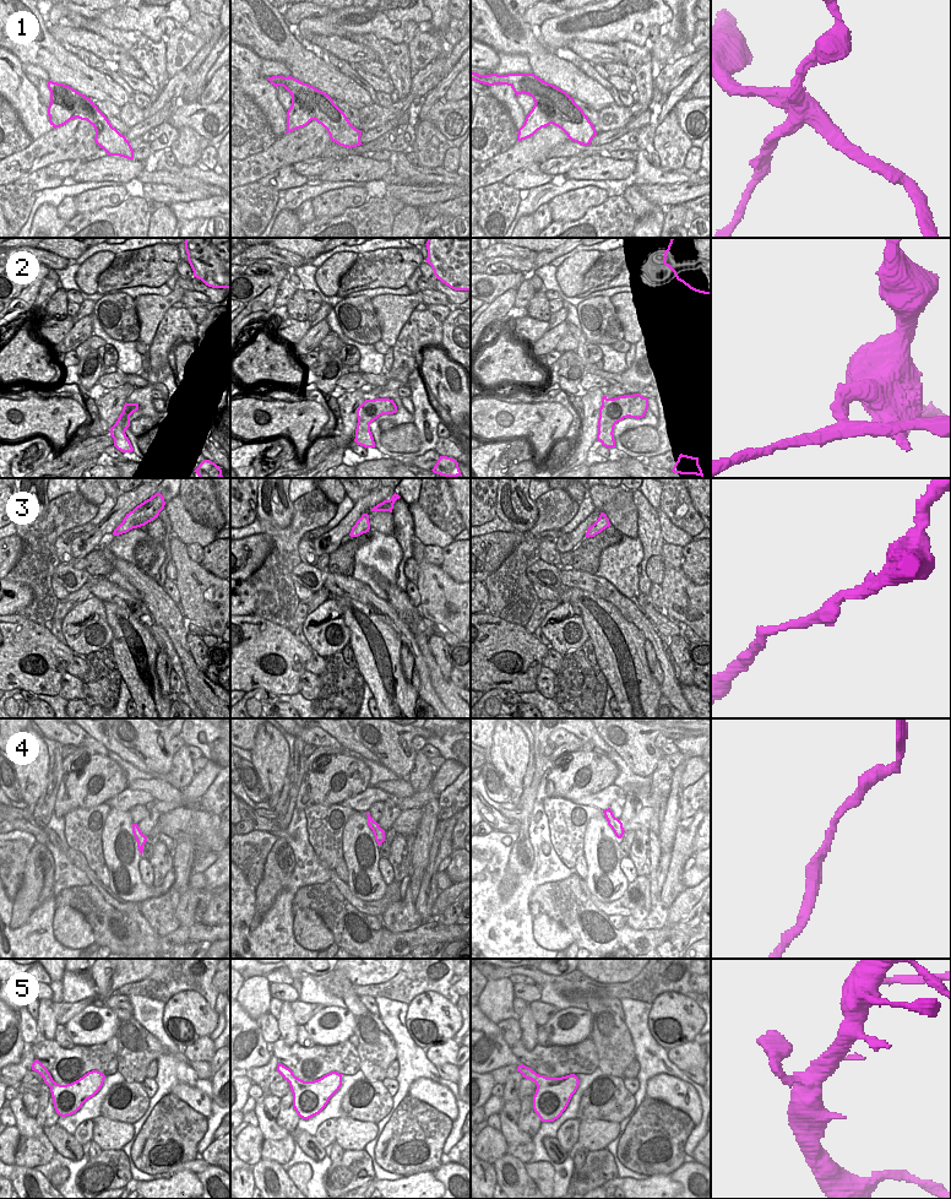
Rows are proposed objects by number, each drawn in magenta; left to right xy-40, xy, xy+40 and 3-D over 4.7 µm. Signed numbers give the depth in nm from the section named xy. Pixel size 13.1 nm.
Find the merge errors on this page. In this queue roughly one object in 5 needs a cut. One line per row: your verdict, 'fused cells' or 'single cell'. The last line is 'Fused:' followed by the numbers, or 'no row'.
1: fused cells
2: fused cells
3: single cell
4: single cell
5: single cell
Fused: 1, 2

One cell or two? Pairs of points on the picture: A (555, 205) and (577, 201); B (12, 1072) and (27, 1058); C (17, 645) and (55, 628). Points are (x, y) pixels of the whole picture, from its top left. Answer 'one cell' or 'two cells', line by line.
A: one cell
B: one cell
C: two cells

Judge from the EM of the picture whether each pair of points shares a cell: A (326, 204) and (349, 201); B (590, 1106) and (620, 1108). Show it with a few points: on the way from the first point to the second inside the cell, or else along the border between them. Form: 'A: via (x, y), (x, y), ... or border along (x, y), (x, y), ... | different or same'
A: via (332, 204), (343, 201) | same
B: via (597, 1106), (613, 1106) | same

